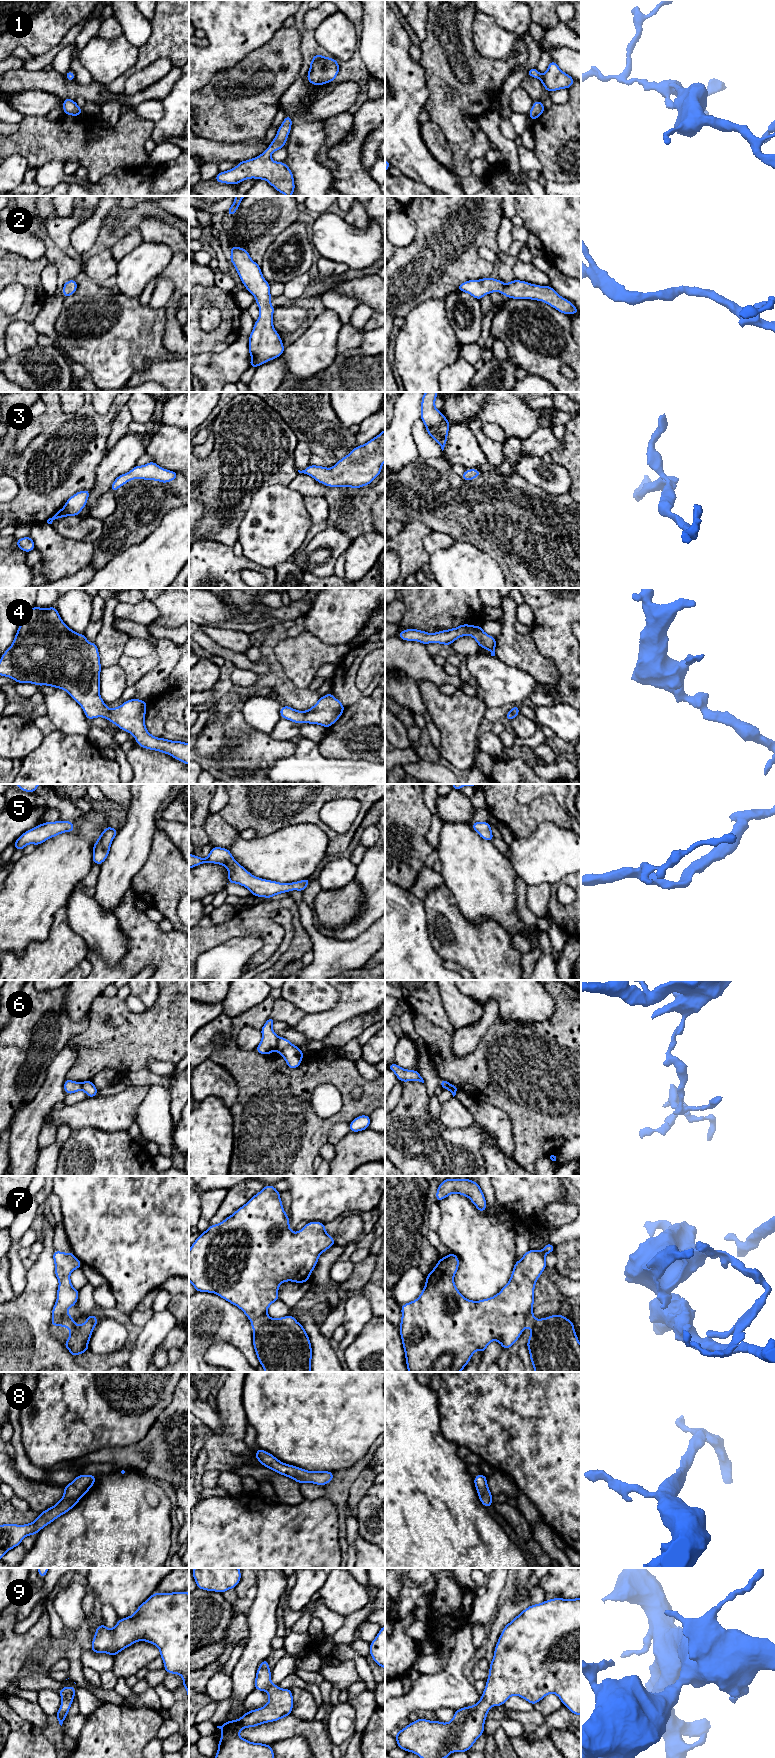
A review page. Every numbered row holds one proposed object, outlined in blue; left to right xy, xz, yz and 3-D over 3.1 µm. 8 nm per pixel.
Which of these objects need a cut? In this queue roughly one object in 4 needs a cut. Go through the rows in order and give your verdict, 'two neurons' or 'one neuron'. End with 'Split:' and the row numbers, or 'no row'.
1: one neuron
2: one neuron
3: one neuron
4: one neuron
5: one neuron
6: two neurons
7: two neurons
8: one neuron
9: one neuron
Split: 6, 7

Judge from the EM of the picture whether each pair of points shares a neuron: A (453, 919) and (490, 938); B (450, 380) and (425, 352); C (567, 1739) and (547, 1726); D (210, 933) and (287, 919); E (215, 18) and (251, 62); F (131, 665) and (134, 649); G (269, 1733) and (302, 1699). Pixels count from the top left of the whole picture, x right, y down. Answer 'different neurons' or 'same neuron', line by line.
A: same neuron
B: different neurons
C: different neurons
D: different neurons
E: different neurons
F: different neurons
G: different neurons

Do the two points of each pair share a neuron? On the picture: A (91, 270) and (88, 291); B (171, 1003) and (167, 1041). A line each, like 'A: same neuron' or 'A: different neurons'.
A: different neurons
B: same neuron

